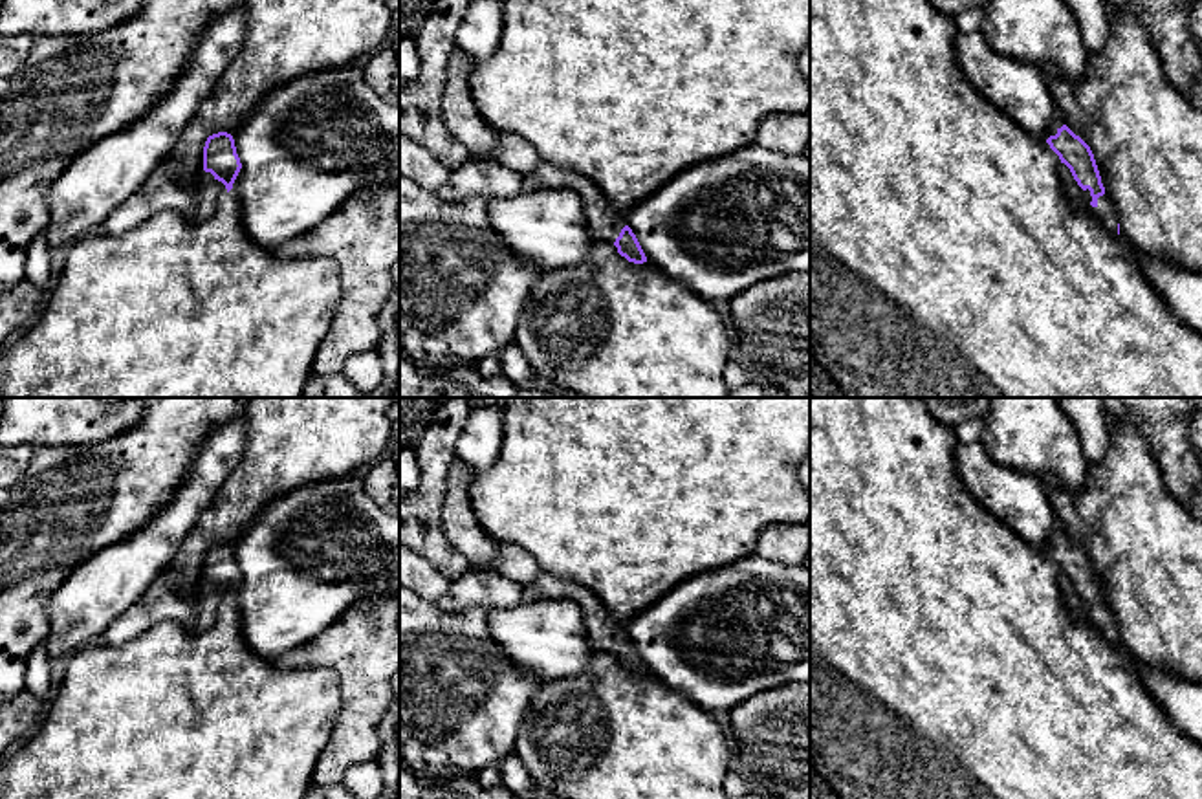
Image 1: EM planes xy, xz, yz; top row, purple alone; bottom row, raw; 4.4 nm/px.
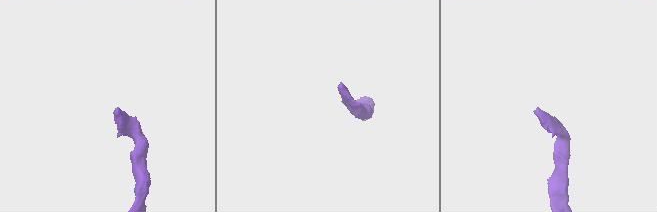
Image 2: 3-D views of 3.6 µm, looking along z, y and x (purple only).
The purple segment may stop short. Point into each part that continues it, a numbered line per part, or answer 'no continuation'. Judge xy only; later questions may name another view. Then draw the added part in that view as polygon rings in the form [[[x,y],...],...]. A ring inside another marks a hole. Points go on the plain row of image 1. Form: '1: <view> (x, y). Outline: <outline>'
1: xy (196, 612). Outline: [[[159,574],[141,599],[101,634],[99,643],[123,647],[167,619],[202,632],[213,627],[218,610],[225,605],[225,596],[203,579],[191,596],[185,596]]]

